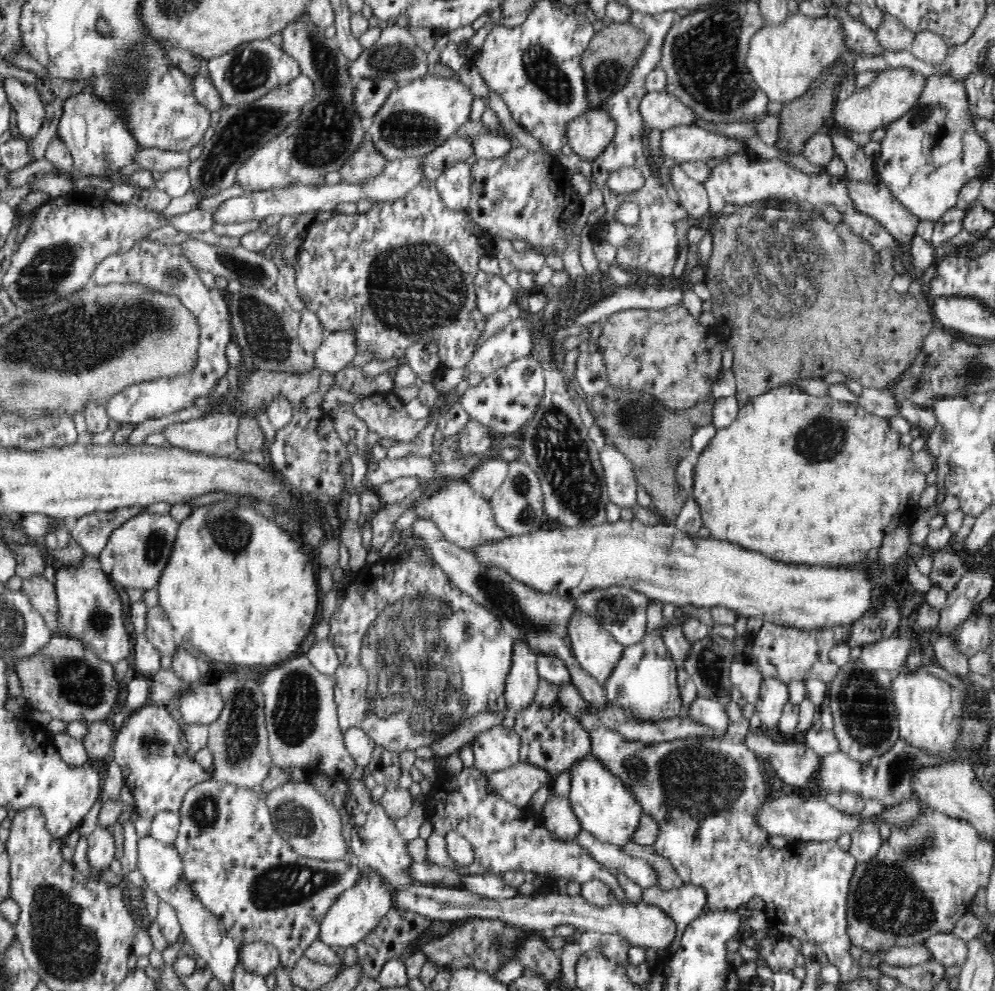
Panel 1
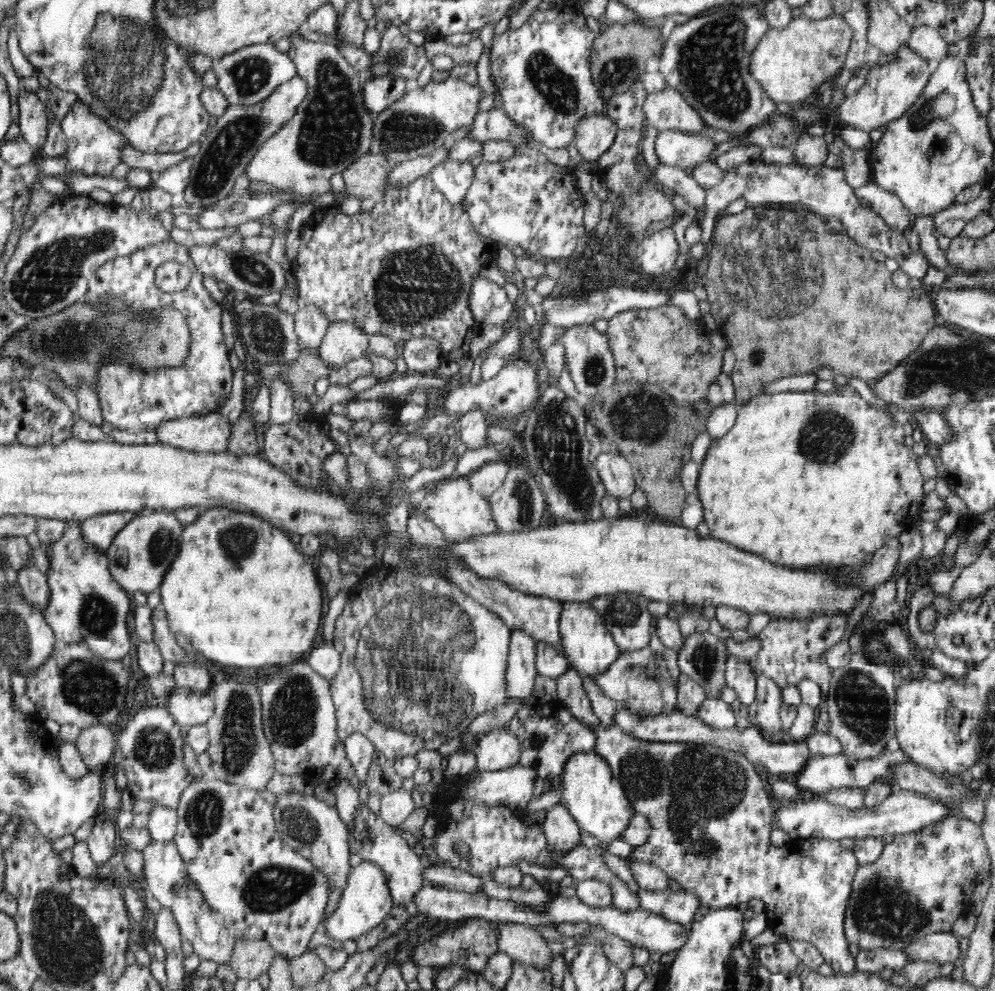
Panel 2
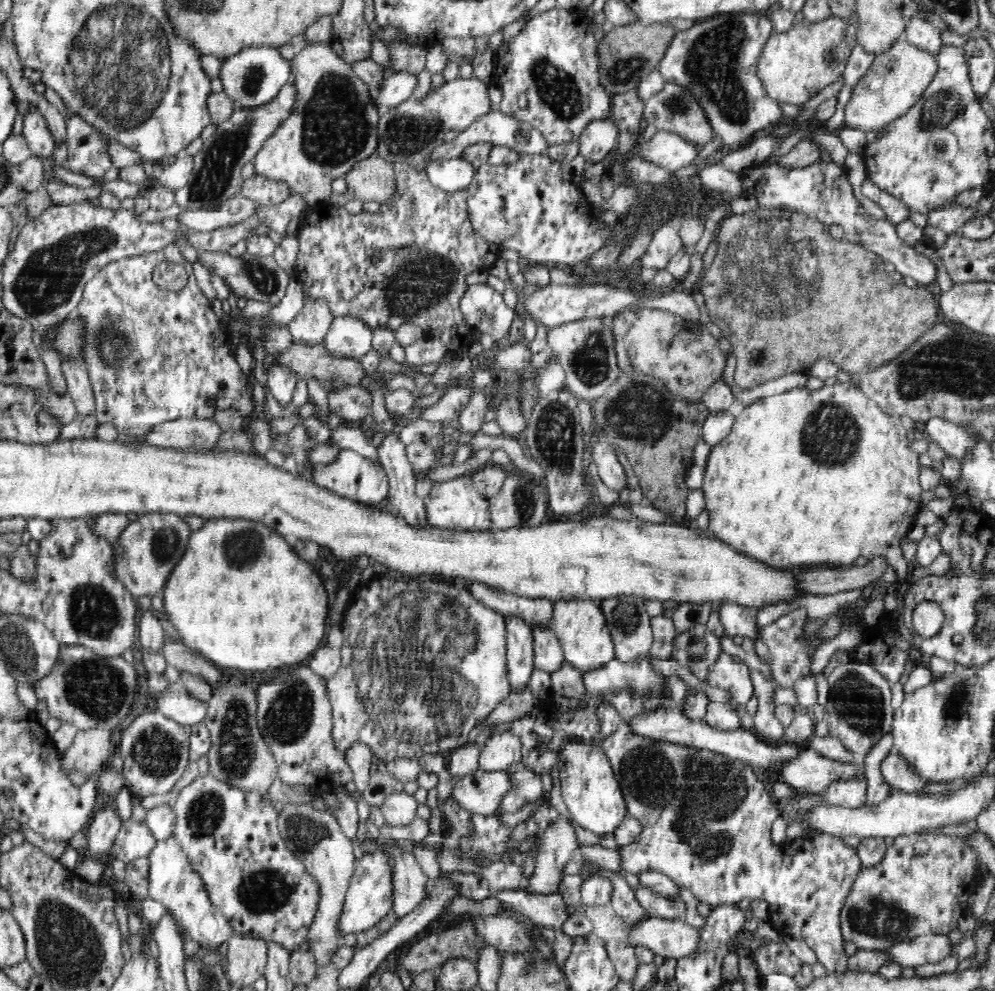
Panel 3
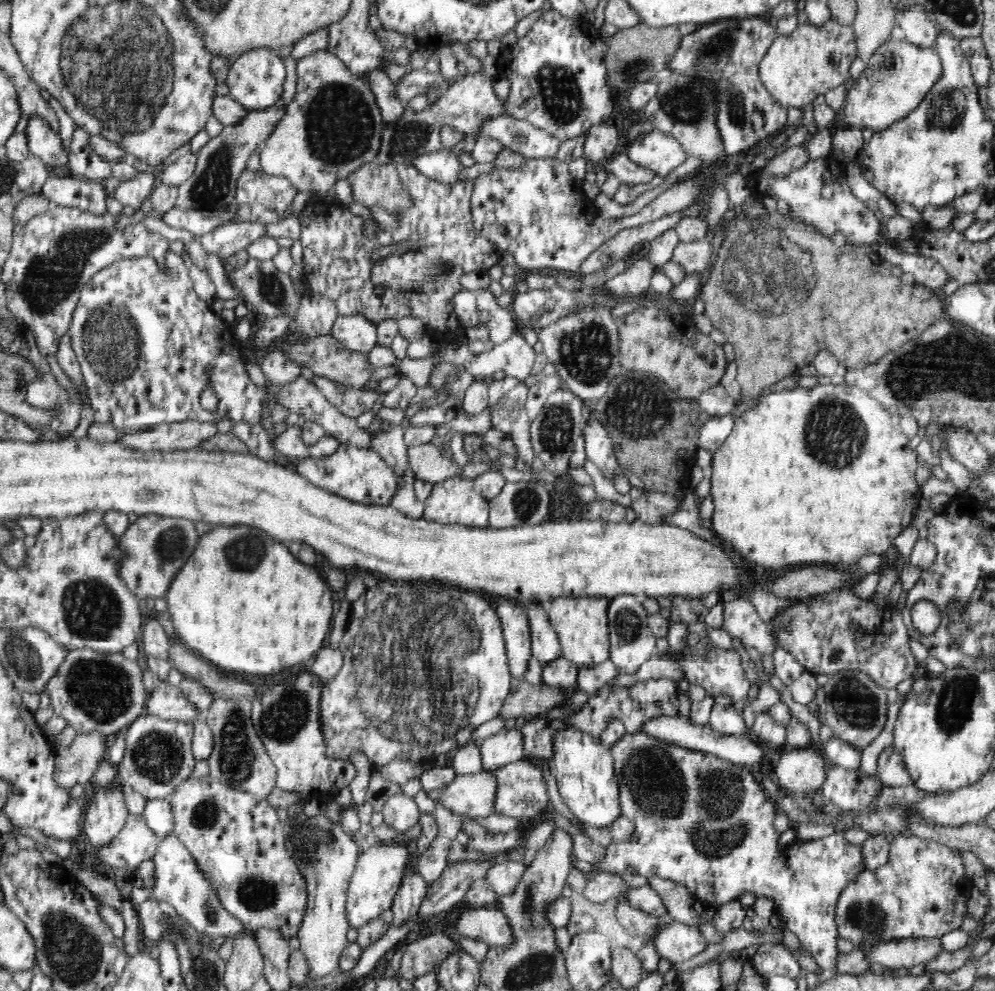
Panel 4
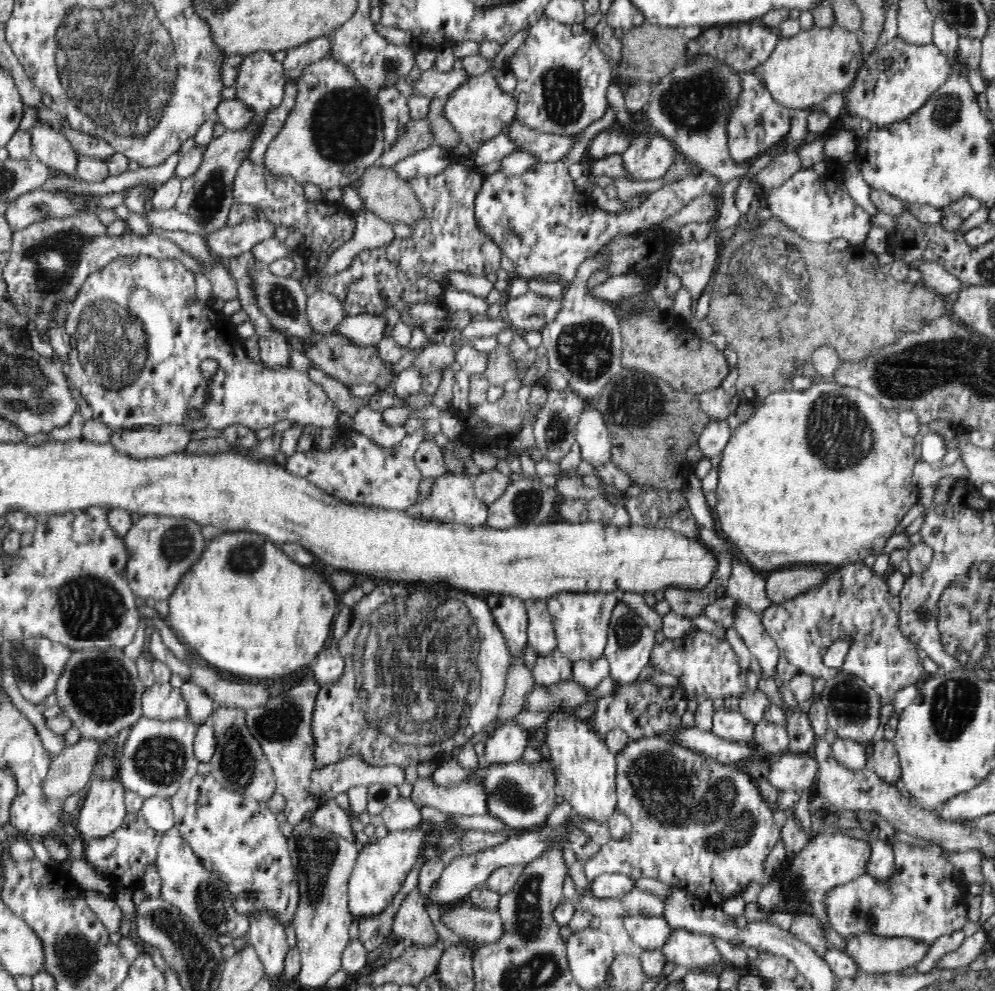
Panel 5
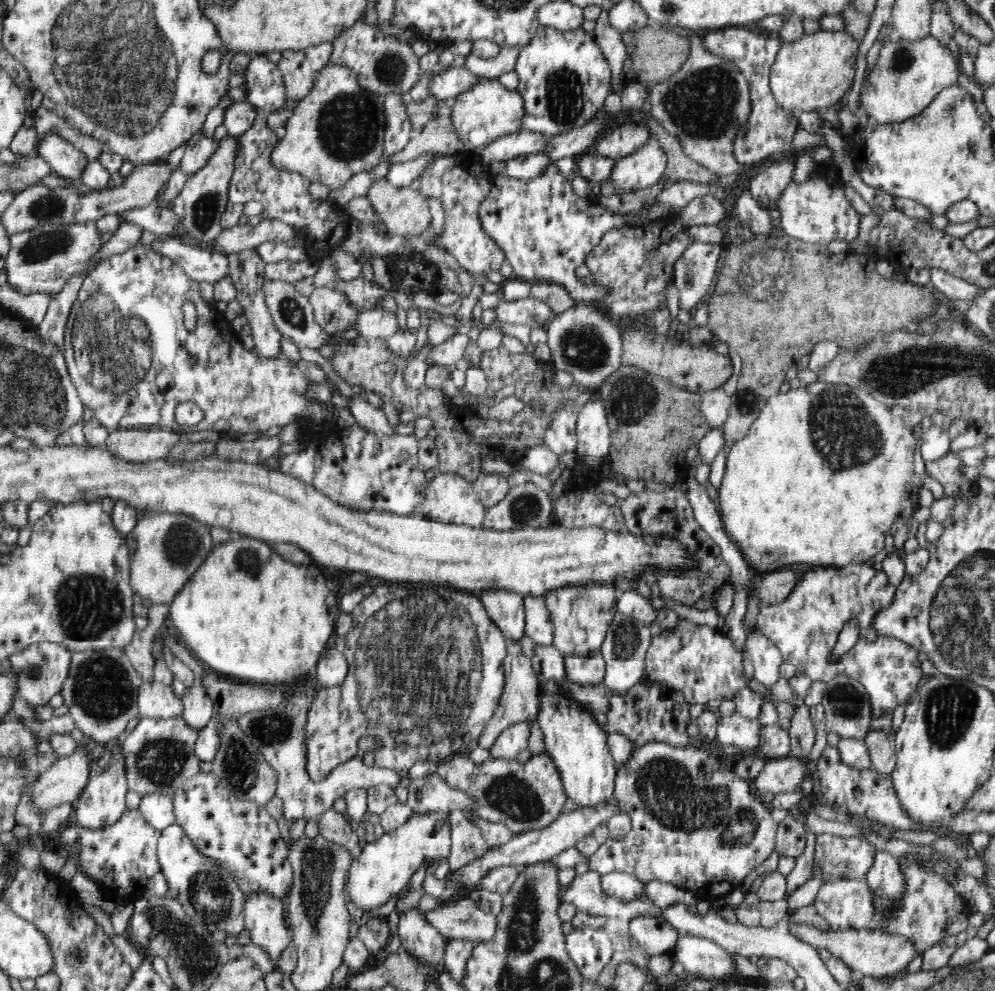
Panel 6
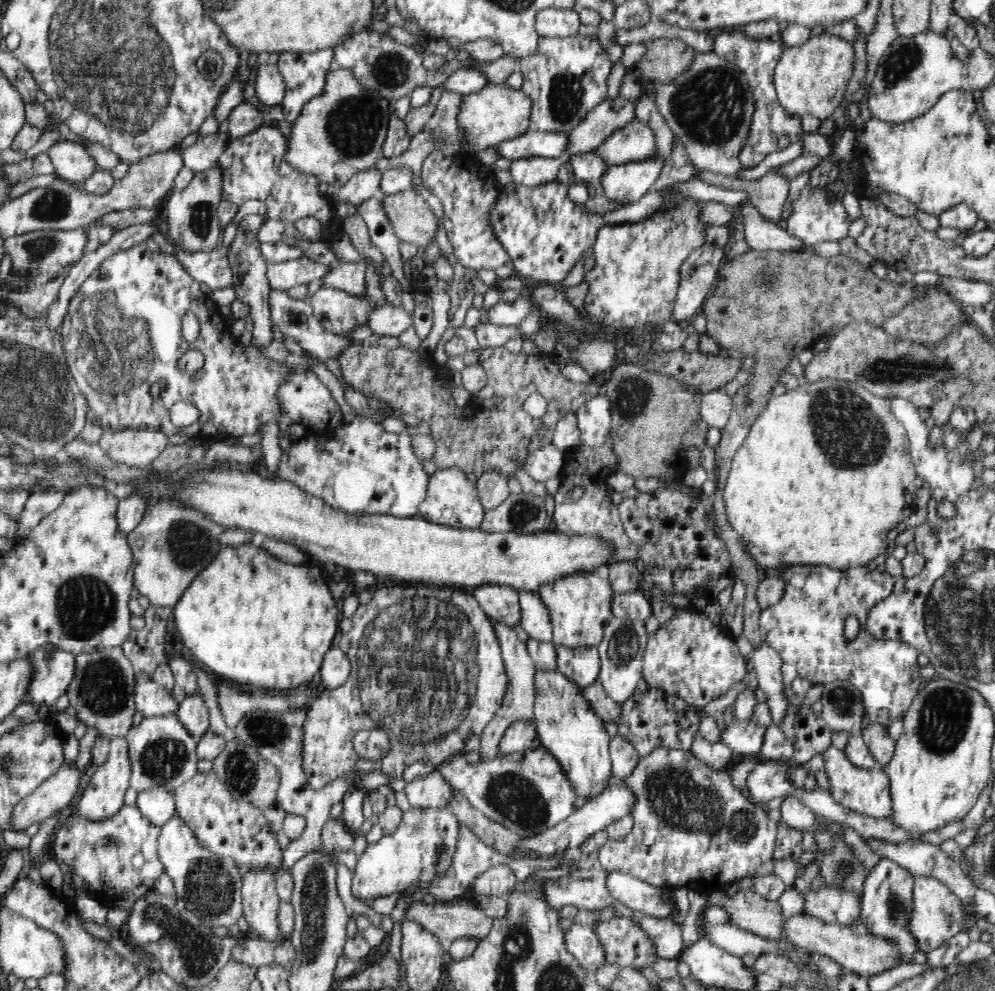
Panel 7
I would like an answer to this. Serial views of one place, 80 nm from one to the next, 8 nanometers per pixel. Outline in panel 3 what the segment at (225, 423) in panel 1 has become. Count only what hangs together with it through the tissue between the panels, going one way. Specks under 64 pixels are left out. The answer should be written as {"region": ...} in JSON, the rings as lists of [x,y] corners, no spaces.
{"region":[[[213,417],[202,420],[178,420],[158,424],[138,443],[173,449],[213,449],[221,430]]]}

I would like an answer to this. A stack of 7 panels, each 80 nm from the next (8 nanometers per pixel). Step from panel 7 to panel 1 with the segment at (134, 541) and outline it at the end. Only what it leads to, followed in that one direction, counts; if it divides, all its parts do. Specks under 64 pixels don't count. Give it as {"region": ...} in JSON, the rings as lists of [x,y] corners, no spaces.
{"region":[[[140,513],[112,532],[105,550],[99,555],[106,576],[125,589],[152,590],[159,586],[162,572],[174,552],[180,524],[169,514]]]}

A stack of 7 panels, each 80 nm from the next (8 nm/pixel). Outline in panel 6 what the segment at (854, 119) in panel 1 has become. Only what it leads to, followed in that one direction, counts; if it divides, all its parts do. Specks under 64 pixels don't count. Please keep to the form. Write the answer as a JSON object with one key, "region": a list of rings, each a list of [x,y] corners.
{"region":[[[931,34],[914,41],[894,37],[881,48],[878,62],[868,76],[866,84],[861,88],[861,110],[866,112],[870,120],[875,123],[902,123],[922,113],[922,110],[930,106],[934,102],[934,97],[942,90],[950,88],[952,84],[958,85],[958,78],[958,64],[954,61],[952,52],[948,49],[948,46],[934,39]]]}

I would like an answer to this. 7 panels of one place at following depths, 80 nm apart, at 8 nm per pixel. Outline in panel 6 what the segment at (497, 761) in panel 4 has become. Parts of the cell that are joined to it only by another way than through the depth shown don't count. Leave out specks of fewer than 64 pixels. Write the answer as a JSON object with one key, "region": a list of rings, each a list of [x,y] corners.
{"region":[[[517,722],[505,728],[494,741],[489,750],[491,758],[514,759],[520,752],[528,750],[530,725],[527,722]]]}

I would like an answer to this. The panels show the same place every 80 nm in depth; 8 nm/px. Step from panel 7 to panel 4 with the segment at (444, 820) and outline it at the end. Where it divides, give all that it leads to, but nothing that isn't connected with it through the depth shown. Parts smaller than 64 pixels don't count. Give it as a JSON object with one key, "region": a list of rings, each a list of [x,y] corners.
{"region":[[[400,833],[392,838],[381,839],[378,846],[365,845],[357,858],[347,892],[346,914],[352,928],[360,928],[391,908],[395,893],[402,884],[404,869],[410,862],[412,852],[408,847],[412,841],[413,838]]]}

